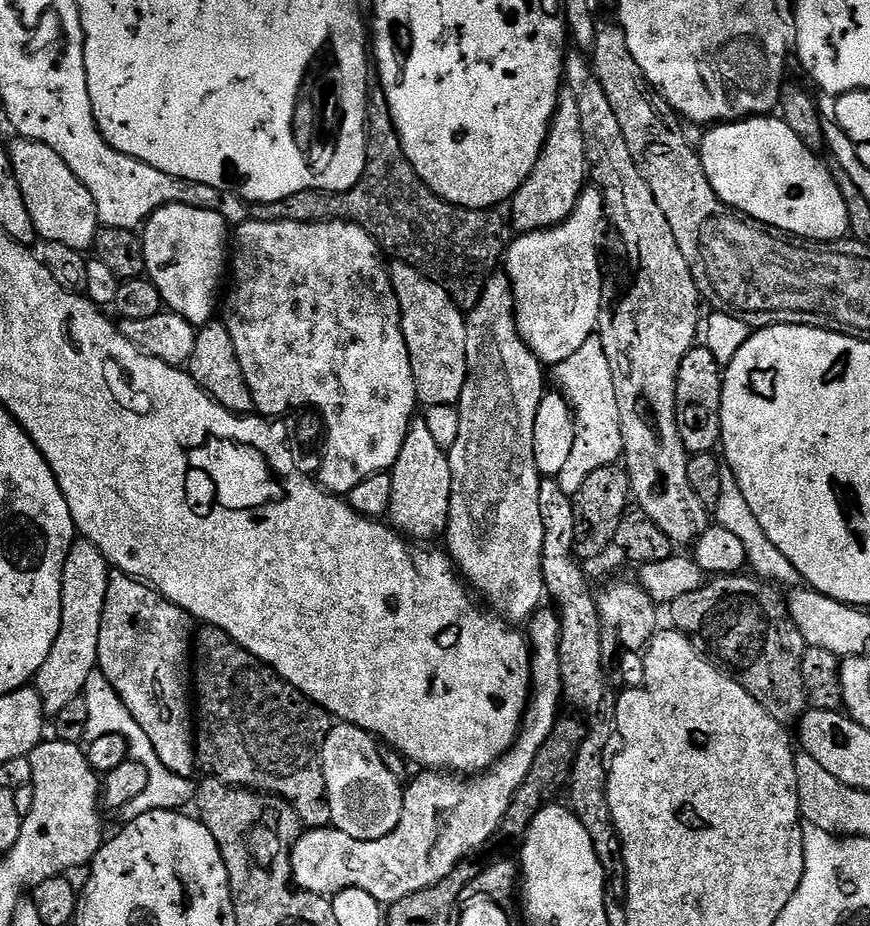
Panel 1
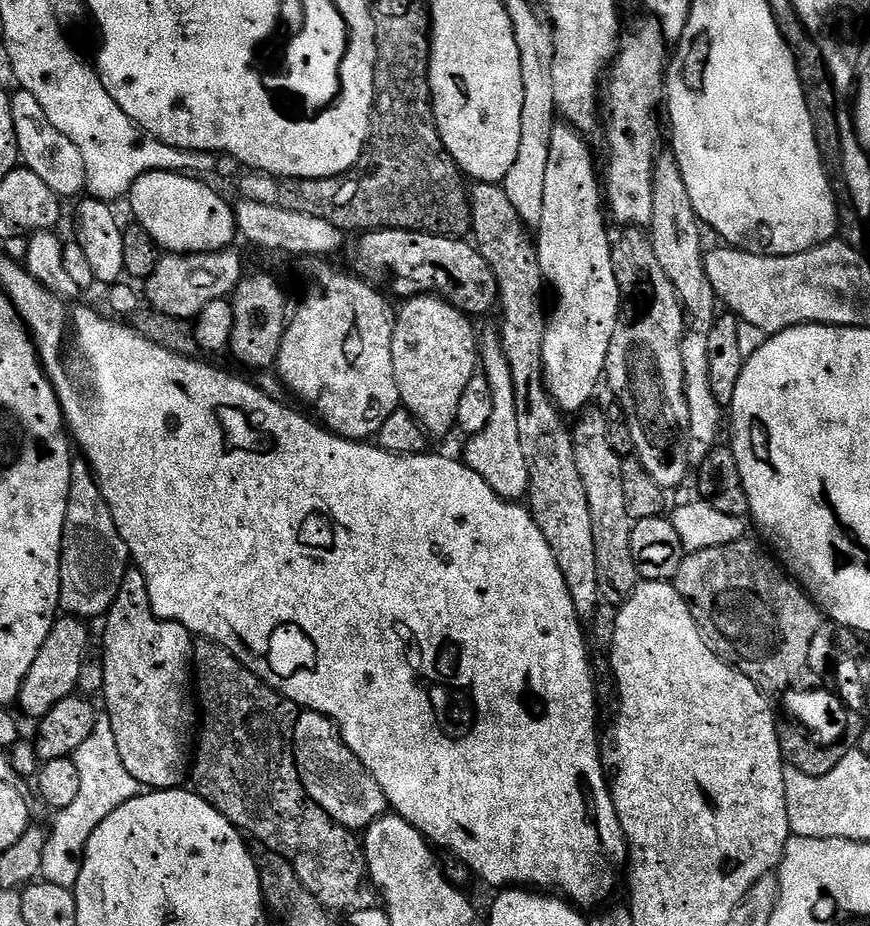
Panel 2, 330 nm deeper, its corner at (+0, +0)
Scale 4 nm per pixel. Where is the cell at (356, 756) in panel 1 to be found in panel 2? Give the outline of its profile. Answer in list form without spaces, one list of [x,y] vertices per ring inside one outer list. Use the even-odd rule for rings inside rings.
[[[301,711],[294,726],[292,745],[296,769],[306,794],[314,802],[318,802],[318,806],[322,806],[322,810],[326,810],[326,814],[330,814],[334,822],[344,828],[363,830],[389,811],[388,799],[382,786],[378,786],[366,766],[362,766],[360,759],[348,749],[336,723],[328,716]]]

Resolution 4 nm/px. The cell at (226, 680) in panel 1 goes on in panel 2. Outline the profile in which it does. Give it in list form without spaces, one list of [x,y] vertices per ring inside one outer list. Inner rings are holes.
[[[200,638],[193,643],[192,662],[200,719],[194,759],[190,764],[190,784],[196,795],[214,806],[214,810],[222,813],[241,833],[252,835],[258,843],[265,844],[268,852],[286,858],[298,876],[298,882],[318,898],[324,909],[351,909],[351,904],[360,896],[360,887],[366,884],[364,850],[357,833],[334,822],[318,802],[308,797],[302,786],[292,745],[294,726],[301,709],[290,698],[259,680],[246,665],[234,658],[234,654],[213,640]]]

